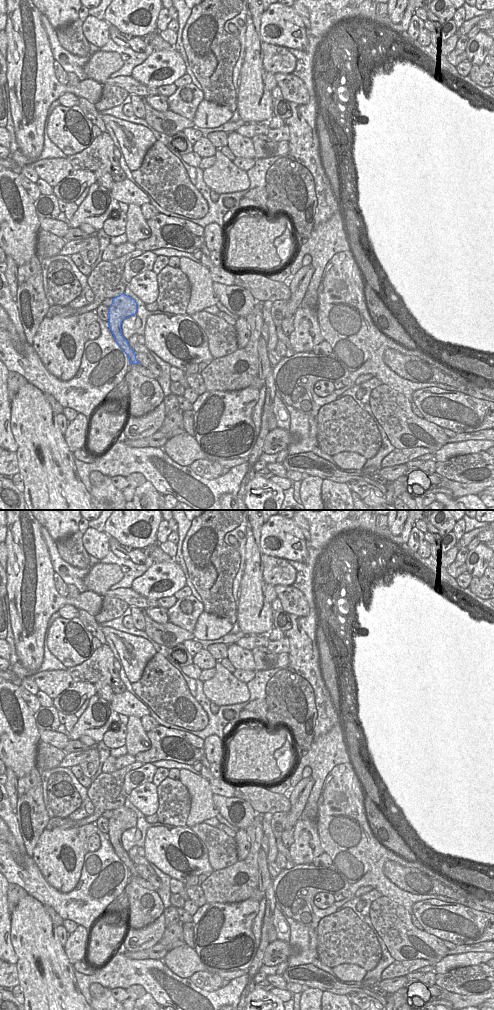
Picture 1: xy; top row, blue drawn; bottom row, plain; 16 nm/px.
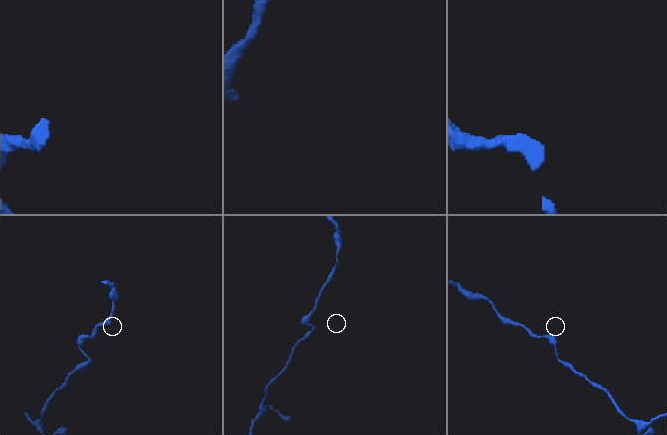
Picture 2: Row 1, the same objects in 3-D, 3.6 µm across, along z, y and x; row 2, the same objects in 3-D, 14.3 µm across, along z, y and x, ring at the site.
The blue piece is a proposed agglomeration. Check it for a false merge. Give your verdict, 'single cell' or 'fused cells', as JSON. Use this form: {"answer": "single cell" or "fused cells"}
{"answer": "single cell"}

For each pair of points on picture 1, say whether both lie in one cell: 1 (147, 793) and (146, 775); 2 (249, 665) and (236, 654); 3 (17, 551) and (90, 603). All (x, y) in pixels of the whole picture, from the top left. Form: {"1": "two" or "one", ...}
{"1": "two", "2": "one", "3": "one"}

